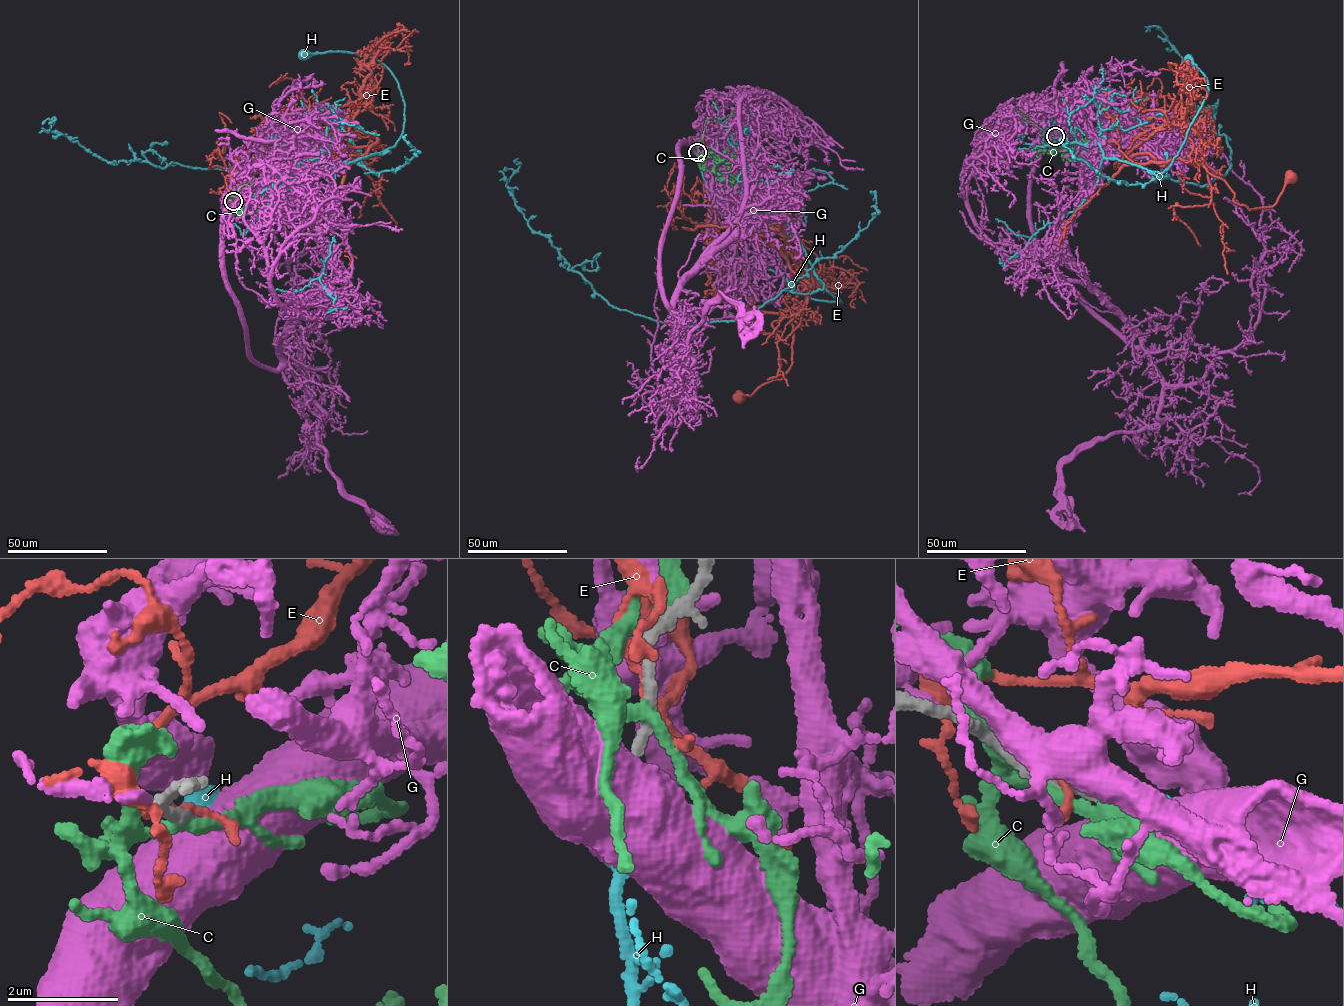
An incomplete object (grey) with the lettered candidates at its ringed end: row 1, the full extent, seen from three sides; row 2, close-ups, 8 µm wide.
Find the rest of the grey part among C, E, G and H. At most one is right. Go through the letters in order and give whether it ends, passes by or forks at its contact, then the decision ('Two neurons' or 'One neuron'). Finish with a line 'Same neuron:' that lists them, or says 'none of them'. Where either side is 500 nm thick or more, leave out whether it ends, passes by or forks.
C: It passes by. Two neurons
E: It passes by. Two neurons
G: Two neurons
H: It ends there. One neuron
Same neuron: H

